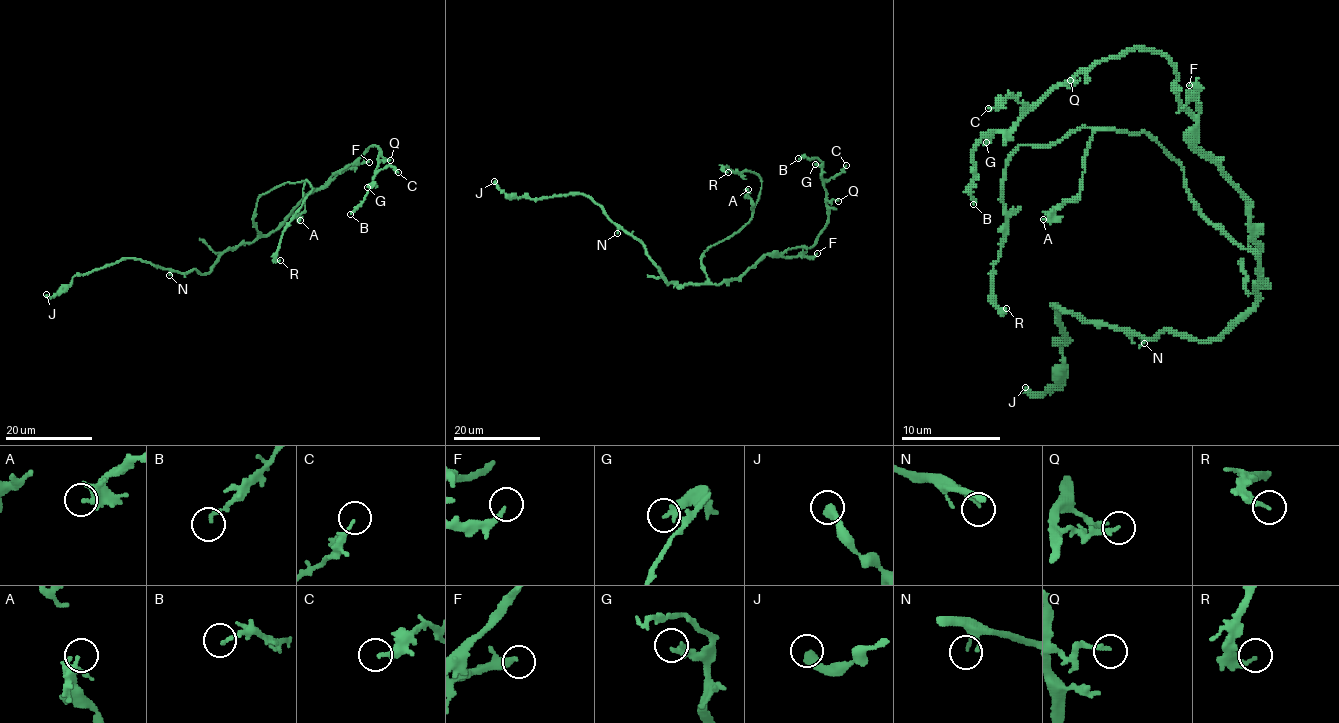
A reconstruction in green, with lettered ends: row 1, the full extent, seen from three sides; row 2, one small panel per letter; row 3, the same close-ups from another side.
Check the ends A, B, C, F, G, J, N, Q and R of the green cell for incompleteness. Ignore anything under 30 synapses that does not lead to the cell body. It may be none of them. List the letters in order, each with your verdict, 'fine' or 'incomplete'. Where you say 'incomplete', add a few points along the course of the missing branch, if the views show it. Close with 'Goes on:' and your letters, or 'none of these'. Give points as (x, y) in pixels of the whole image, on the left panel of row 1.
A: fine
B: fine
C: fine
F: fine
G: fine
J: fine
N: fine
Q: fine
R: fine
Goes on: none of these

